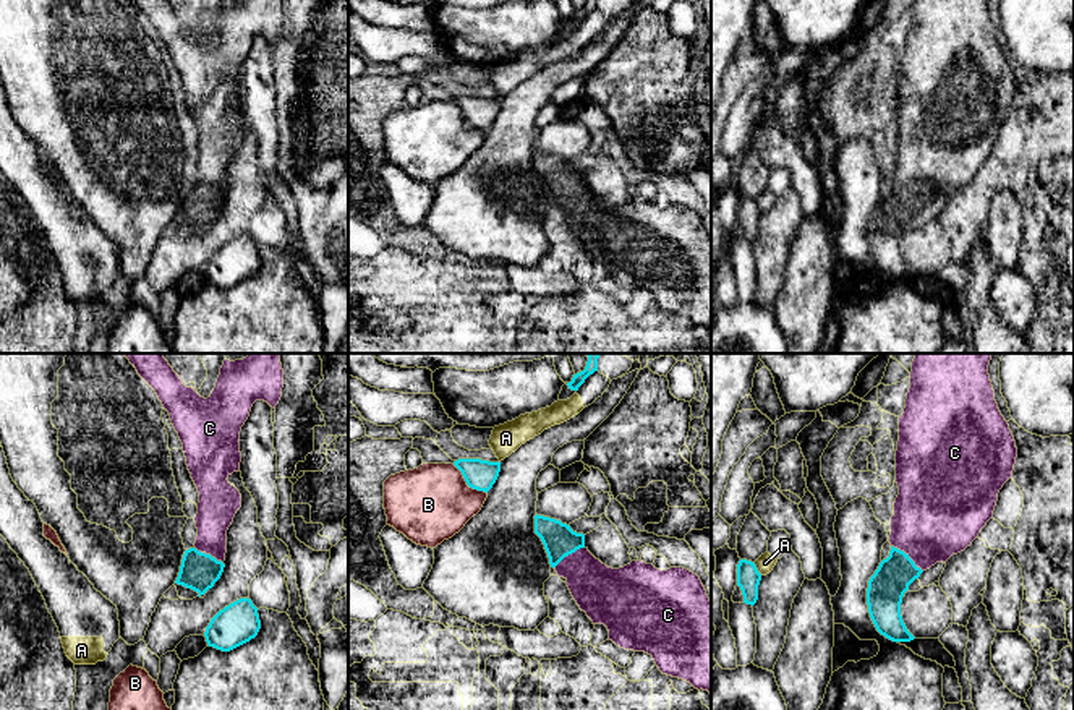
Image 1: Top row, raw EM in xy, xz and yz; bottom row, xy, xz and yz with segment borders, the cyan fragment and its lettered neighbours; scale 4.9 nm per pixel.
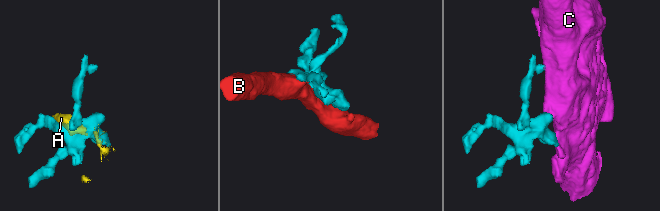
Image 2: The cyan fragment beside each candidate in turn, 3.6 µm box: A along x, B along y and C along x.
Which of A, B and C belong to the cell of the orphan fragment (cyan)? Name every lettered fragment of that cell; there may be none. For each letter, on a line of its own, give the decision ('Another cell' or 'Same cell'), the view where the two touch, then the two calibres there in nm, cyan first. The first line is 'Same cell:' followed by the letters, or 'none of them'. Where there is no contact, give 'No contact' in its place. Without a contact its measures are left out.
Same cell: C
A: Another cell. Touches cyan in yz. Thickness 120 nm (cyan) against 90 nm
B: Another cell. Touches cyan in xz. Thickness 150 nm (cyan) against 380 nm
C: Same cell. Touches cyan in yz. Thickness 190 nm (cyan) against 420 nm

